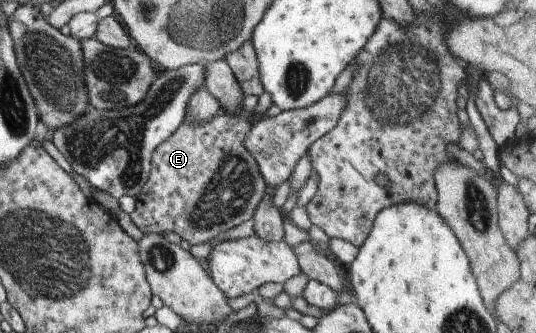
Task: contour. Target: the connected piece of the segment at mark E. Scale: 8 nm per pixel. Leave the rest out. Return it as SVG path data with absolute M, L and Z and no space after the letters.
M219 112L203 123L186 120L154 148L147 181L135 196L134 210L129 214L142 233L147 235L172 232L188 244L196 246L204 242L212 243L234 227L253 218L253 212L262 198L266 184L259 173L257 162L243 145L252 122L253 119L246 113L226 112Z

